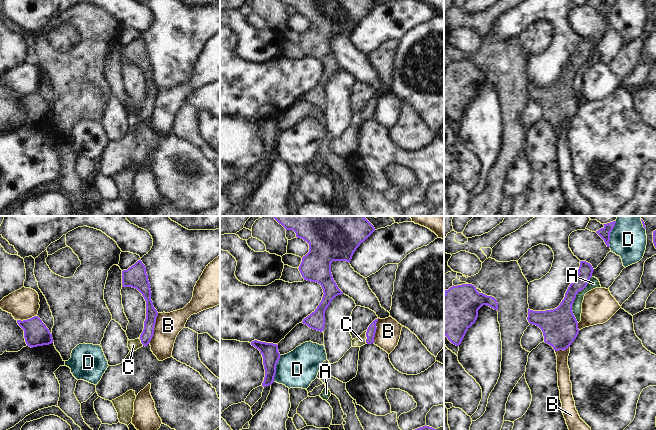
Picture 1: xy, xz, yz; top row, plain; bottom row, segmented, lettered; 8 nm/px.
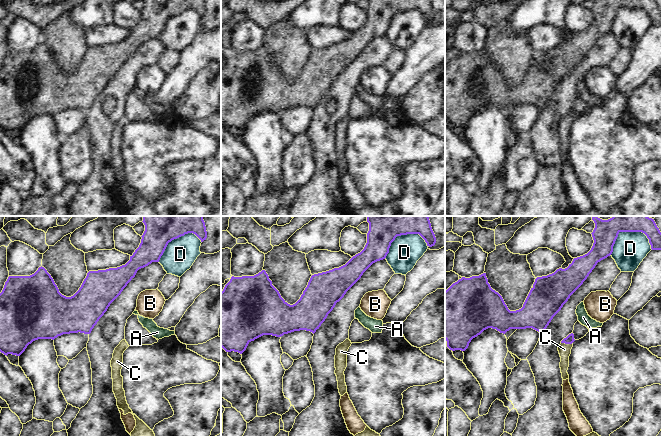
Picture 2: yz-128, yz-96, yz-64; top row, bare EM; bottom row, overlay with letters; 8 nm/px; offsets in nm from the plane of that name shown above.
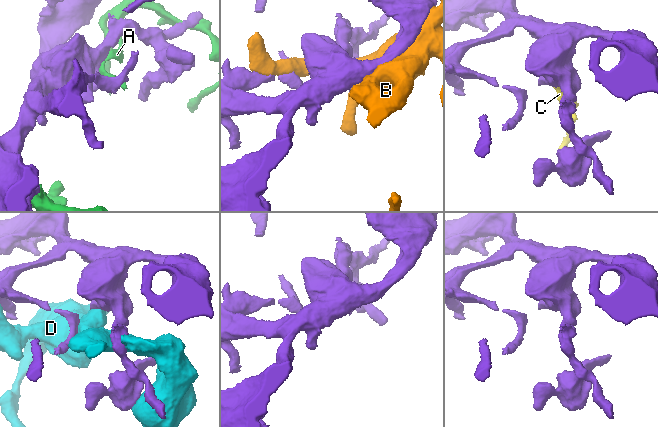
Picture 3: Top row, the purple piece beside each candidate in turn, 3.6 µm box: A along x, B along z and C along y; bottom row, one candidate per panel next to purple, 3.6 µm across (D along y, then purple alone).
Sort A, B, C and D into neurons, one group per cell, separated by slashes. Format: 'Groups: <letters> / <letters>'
Groups: A / B / C / D

